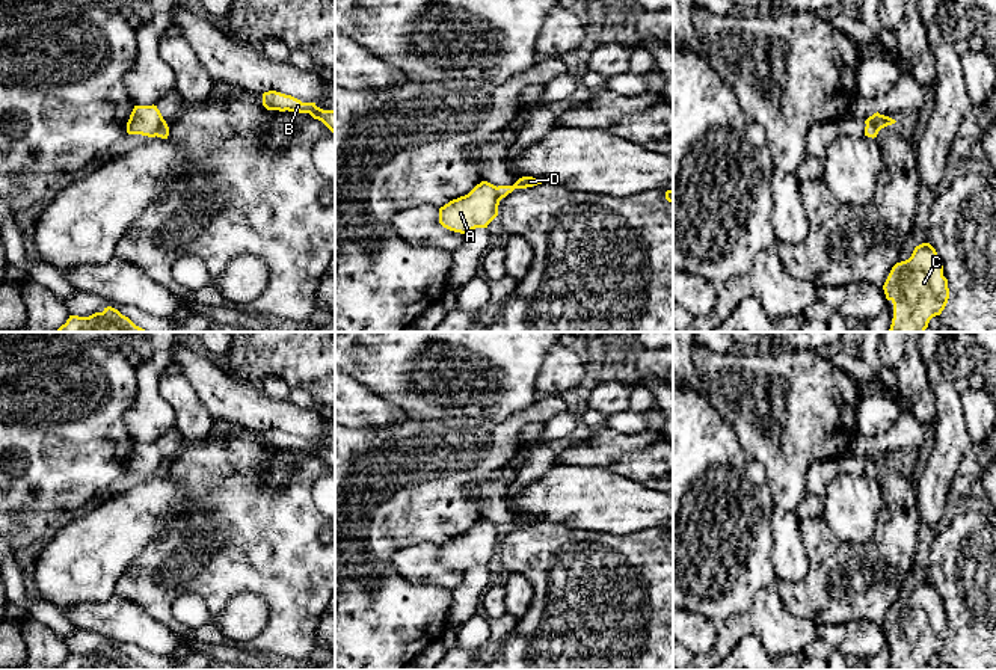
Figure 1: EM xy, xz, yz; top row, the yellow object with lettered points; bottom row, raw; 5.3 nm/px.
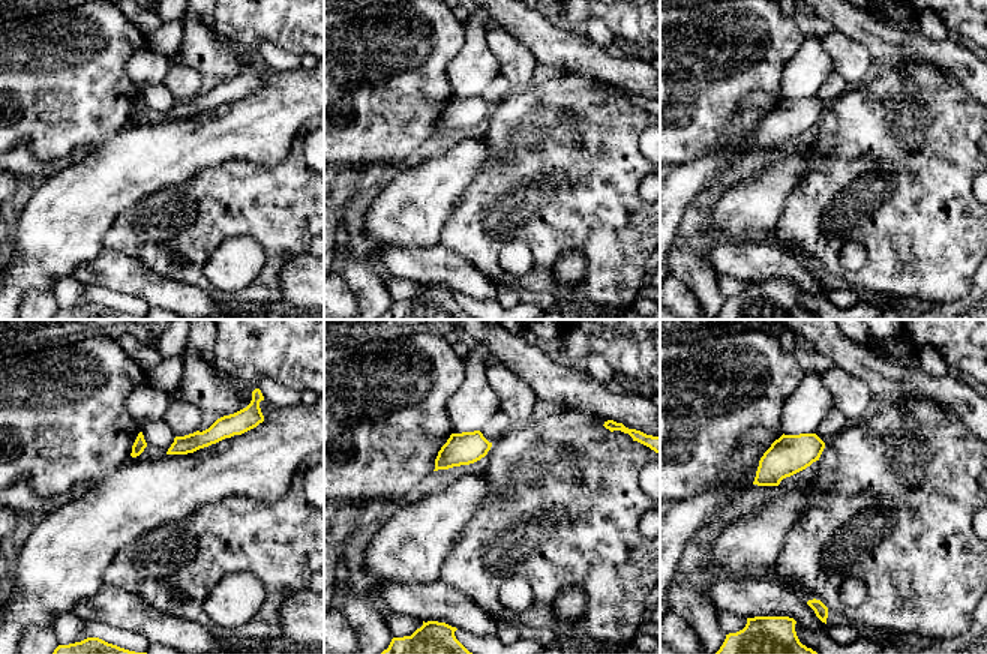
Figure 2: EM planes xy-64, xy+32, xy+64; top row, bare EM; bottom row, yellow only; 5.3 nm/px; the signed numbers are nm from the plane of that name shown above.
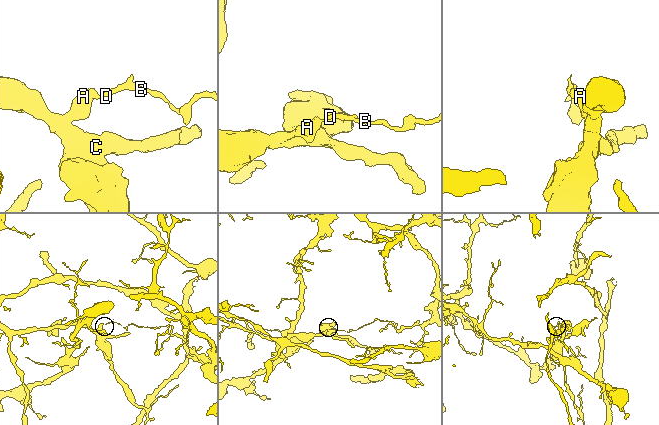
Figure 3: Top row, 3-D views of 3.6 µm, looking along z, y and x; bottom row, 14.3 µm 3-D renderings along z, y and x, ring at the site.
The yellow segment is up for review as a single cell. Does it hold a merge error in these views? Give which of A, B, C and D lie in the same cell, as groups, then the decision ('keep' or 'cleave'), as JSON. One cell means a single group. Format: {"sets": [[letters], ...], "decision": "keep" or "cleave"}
{"sets": [["A", "C"], ["B", "D"]], "decision": "cleave"}

